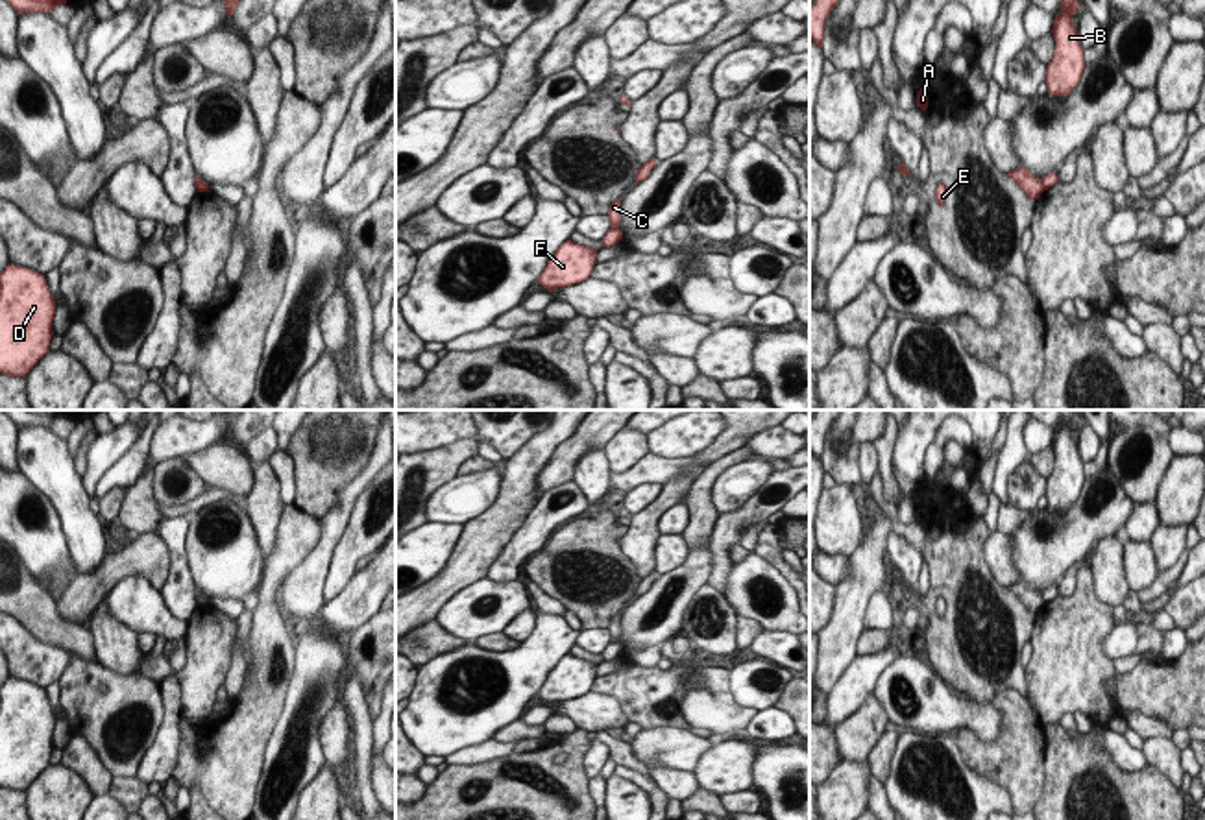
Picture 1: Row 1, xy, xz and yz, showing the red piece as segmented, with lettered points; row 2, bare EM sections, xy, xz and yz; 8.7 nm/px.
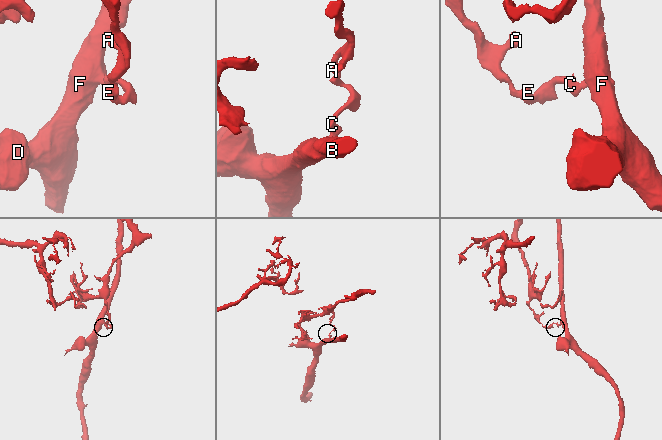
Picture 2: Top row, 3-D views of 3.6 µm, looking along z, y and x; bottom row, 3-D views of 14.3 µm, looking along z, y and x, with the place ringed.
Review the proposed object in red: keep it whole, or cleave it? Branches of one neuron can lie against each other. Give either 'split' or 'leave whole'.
split

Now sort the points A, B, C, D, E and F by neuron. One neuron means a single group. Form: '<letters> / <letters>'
A C E / B D F

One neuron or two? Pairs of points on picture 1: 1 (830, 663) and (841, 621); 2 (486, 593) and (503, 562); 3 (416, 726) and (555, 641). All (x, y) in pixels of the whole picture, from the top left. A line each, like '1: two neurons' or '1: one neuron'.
1: one neuron
2: two neurons
3: one neuron

